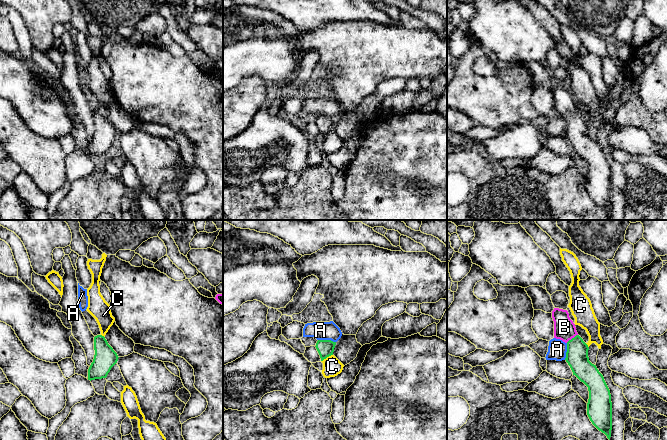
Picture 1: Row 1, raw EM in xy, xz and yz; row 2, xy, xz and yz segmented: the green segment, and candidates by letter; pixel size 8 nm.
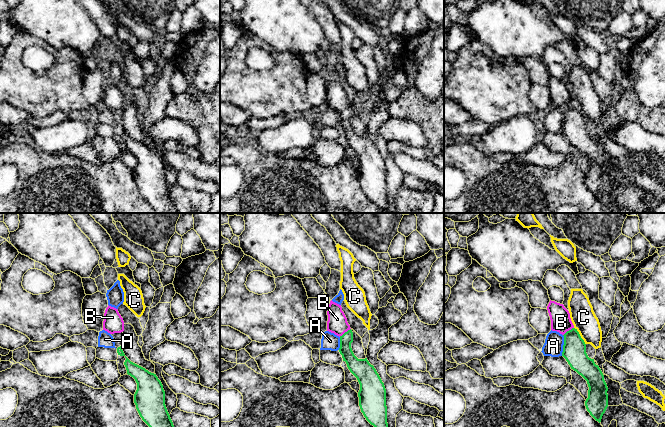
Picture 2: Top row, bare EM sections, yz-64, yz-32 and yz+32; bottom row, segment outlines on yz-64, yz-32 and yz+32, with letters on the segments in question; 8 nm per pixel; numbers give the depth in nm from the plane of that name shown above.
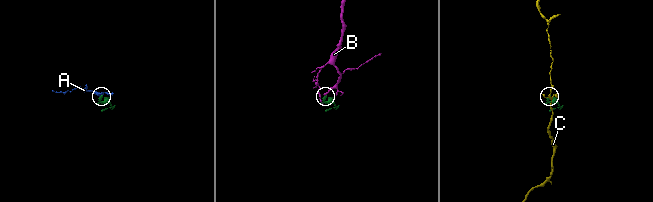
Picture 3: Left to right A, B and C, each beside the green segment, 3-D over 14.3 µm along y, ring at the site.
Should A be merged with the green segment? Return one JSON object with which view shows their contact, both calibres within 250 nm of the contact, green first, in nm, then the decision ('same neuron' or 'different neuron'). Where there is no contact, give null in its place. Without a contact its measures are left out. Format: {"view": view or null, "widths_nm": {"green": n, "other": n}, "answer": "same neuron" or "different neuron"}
{"view": "xz", "widths_nm": {"green": 140, "other": 140}, "answer": "different neuron"}

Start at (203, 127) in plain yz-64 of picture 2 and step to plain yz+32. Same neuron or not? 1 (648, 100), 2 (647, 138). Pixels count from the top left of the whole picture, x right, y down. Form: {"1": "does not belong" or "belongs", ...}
{"1": "does not belong", "2": "does not belong"}

